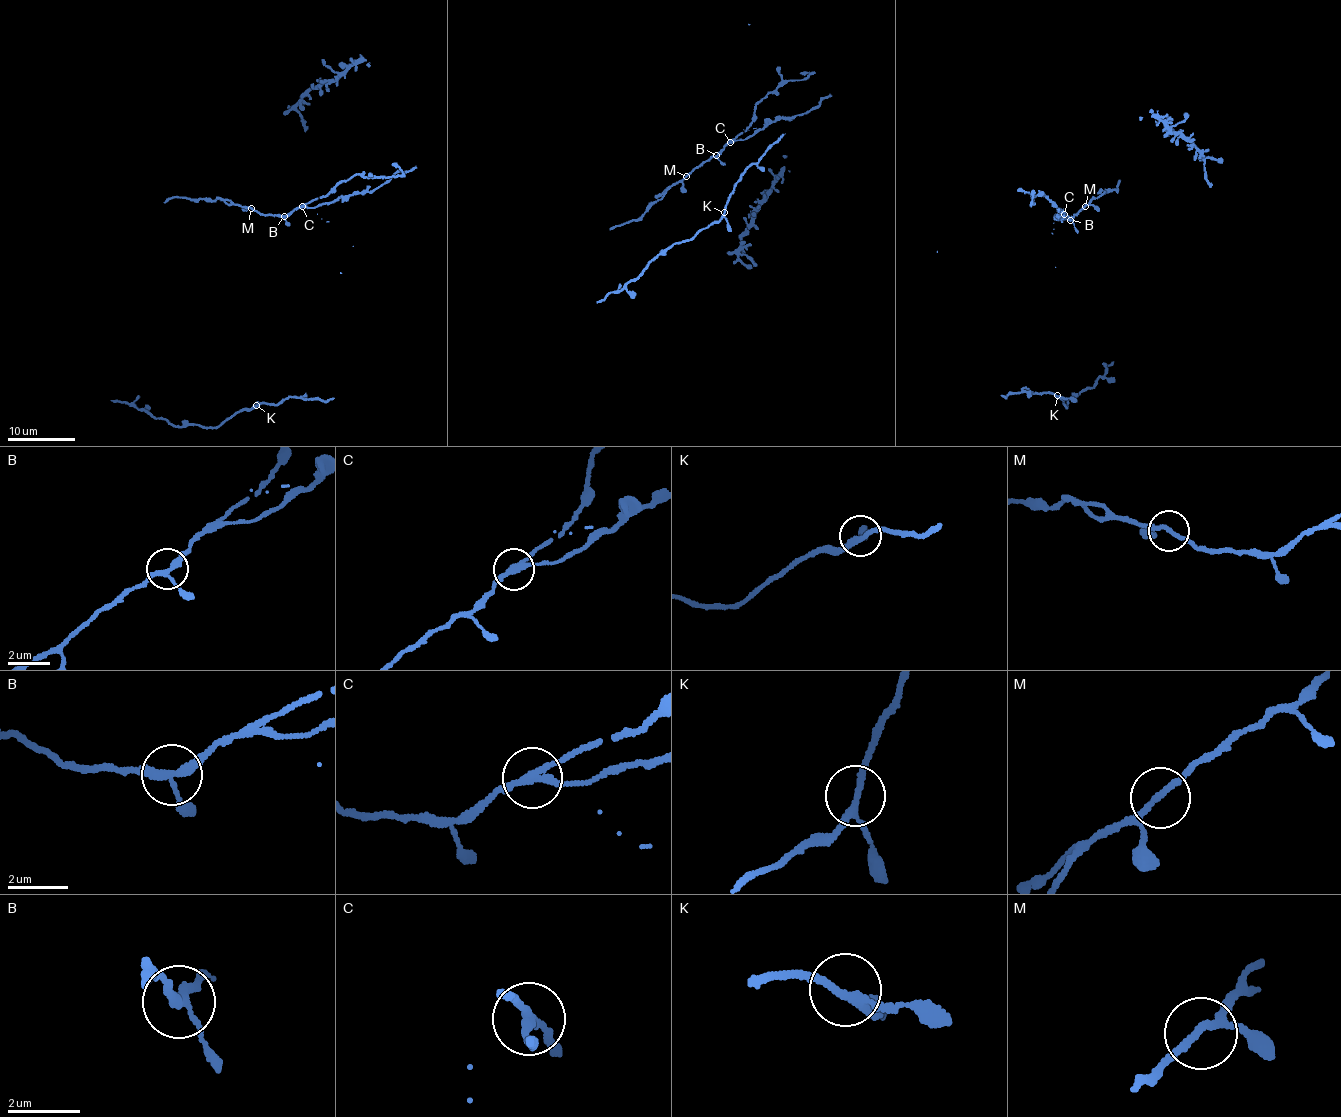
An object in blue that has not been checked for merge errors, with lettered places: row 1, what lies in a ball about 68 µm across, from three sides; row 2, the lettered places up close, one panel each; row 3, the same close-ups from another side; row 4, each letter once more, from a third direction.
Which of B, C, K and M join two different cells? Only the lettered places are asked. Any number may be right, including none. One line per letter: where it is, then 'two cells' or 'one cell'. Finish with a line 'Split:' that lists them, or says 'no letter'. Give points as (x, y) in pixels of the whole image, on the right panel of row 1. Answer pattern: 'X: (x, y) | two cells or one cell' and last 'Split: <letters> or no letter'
B: (1070, 220) | one cell
C: (1064, 214) | two cells
K: (1057, 395) | one cell
M: (1085, 206) | one cell
Split: C

